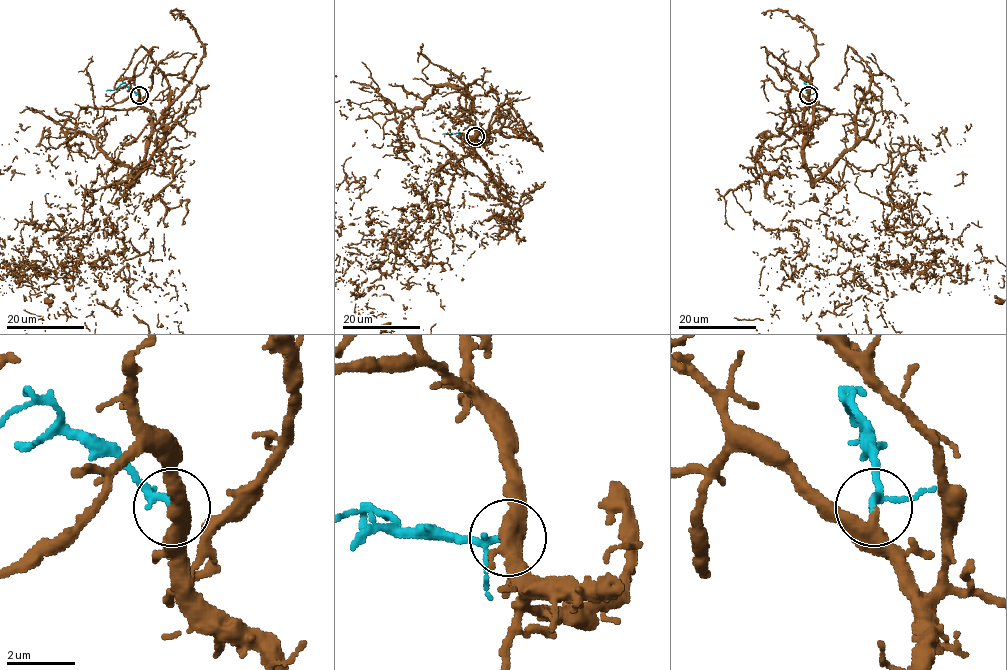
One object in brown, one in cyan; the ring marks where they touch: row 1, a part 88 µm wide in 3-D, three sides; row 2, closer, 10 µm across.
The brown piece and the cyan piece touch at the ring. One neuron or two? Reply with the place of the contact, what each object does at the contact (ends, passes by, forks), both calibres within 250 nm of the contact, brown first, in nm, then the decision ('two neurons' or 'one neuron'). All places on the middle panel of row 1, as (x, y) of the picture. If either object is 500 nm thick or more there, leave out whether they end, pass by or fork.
at (475, 136); brown passes by; cyan passes by; 320 nm thick on the brown side, 180 nm on the other; one neuron

